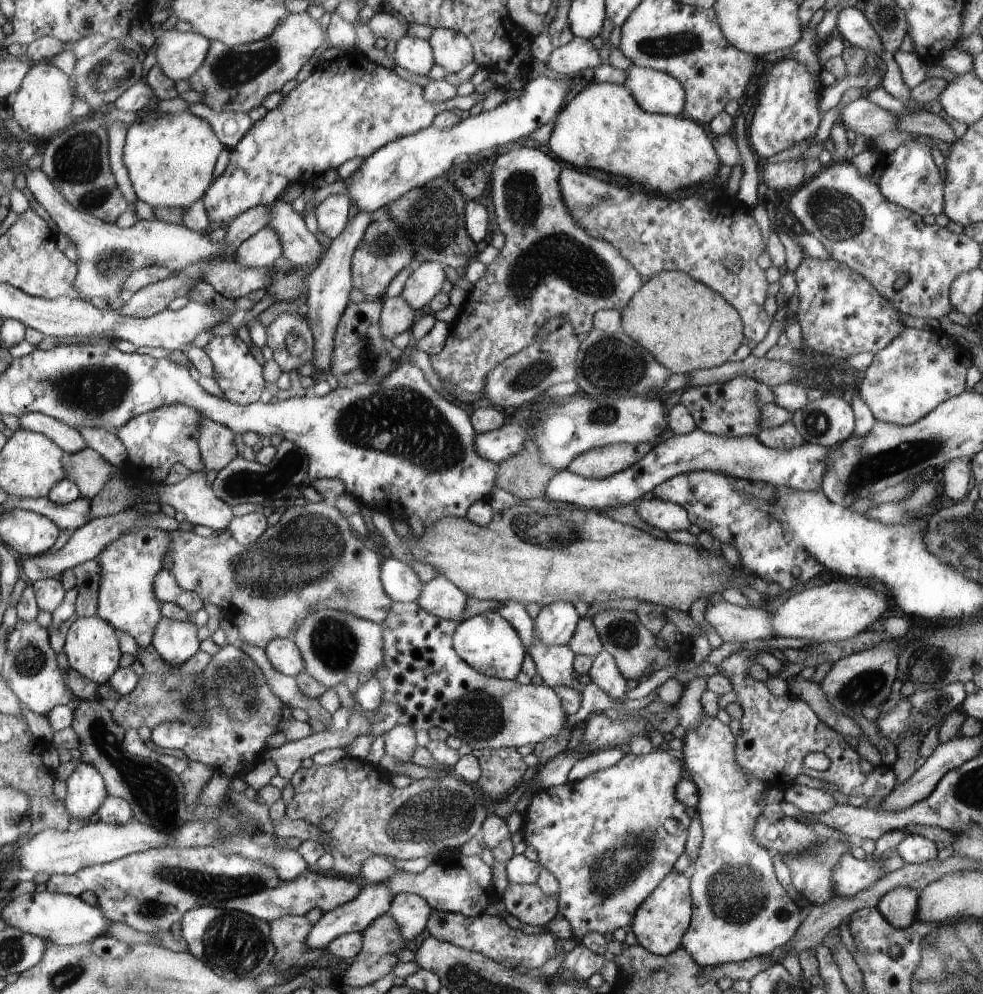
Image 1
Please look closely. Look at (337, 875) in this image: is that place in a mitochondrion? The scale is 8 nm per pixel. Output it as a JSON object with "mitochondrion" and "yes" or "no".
{"mitochondrion":"no"}

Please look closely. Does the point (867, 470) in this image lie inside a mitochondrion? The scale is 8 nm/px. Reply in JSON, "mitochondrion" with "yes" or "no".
{"mitochondrion":"yes"}

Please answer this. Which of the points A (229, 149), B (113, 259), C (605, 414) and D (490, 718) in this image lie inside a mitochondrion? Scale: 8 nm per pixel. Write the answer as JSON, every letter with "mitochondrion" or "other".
{"A":"other","B":"mitochondrion","C":"mitochondrion","D":"mitochondrion"}

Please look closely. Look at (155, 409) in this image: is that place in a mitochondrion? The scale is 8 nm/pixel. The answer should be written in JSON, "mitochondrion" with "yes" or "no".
{"mitochondrion":"no"}

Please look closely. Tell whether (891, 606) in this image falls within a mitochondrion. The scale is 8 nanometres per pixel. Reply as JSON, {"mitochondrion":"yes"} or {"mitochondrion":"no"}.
{"mitochondrion":"no"}

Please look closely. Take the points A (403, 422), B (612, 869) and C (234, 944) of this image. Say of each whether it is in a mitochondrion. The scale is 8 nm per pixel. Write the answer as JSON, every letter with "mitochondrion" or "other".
{"A":"mitochondrion","B":"mitochondrion","C":"mitochondrion"}

